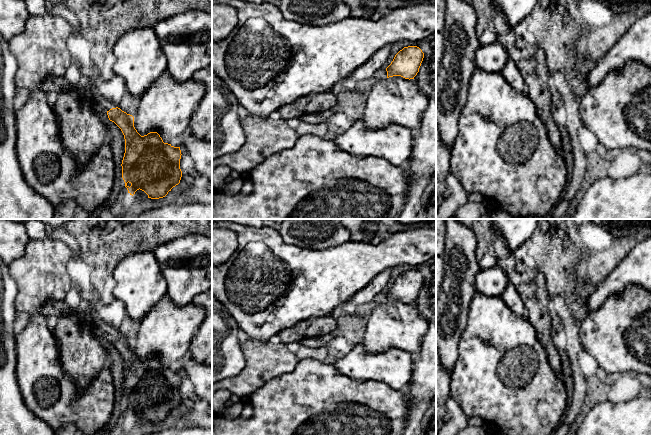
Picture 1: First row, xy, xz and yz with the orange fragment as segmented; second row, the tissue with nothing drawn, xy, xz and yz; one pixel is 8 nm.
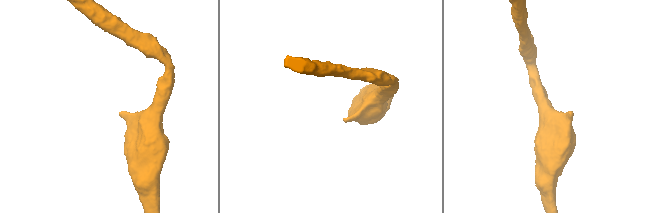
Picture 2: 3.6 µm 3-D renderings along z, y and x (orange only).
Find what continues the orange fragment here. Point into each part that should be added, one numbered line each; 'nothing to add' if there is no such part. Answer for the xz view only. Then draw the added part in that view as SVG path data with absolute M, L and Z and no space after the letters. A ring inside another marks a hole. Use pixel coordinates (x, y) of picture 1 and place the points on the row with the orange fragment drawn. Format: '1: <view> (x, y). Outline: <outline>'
nothing to add

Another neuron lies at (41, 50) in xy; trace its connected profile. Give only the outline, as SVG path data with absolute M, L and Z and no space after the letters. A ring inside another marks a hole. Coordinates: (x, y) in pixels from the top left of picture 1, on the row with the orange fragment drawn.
M46 13L30 15L24 29L9 40L10 51L18 62L15 76L16 88L25 89L28 95L40 91L44 80L51 77L64 77L72 64L71 53L67 47L67 39L73 29L66 18Z

